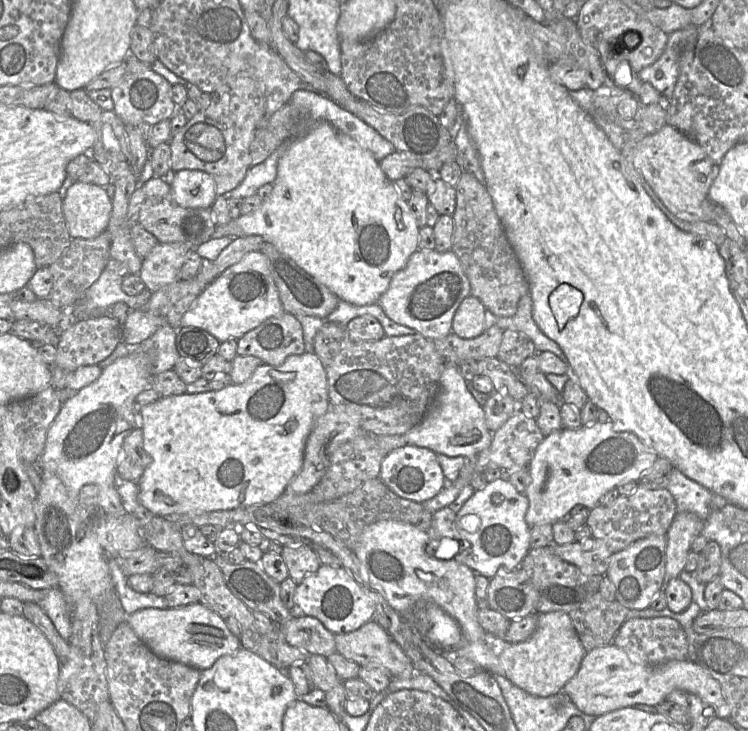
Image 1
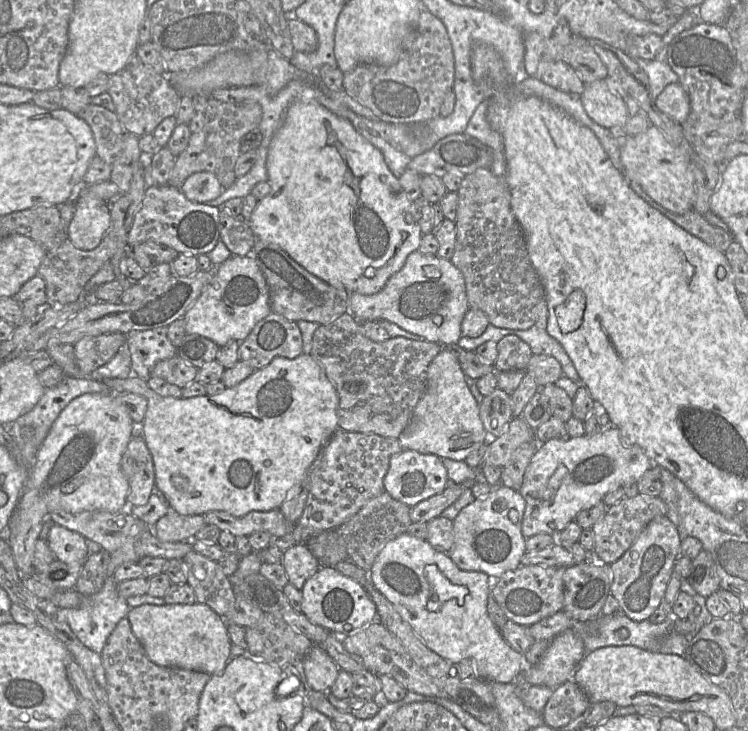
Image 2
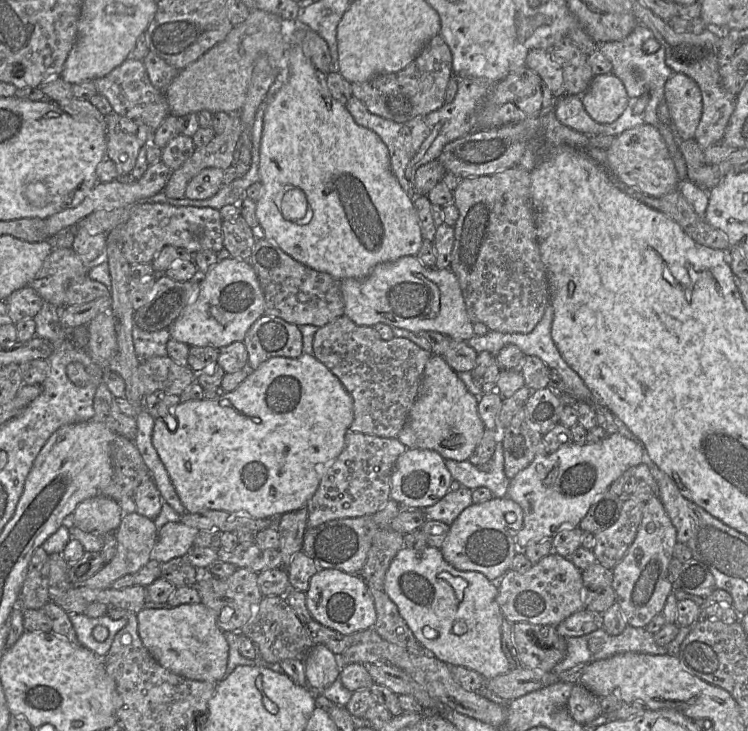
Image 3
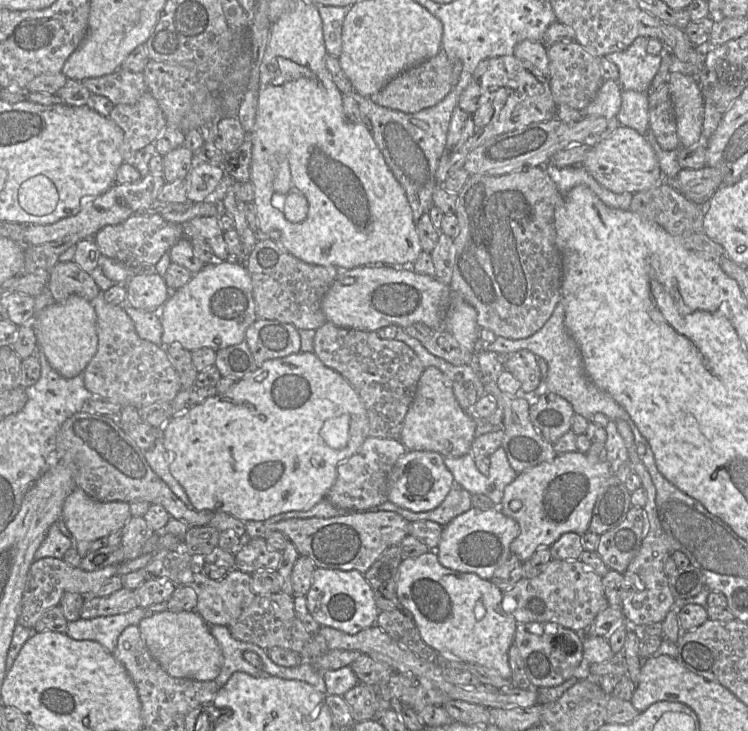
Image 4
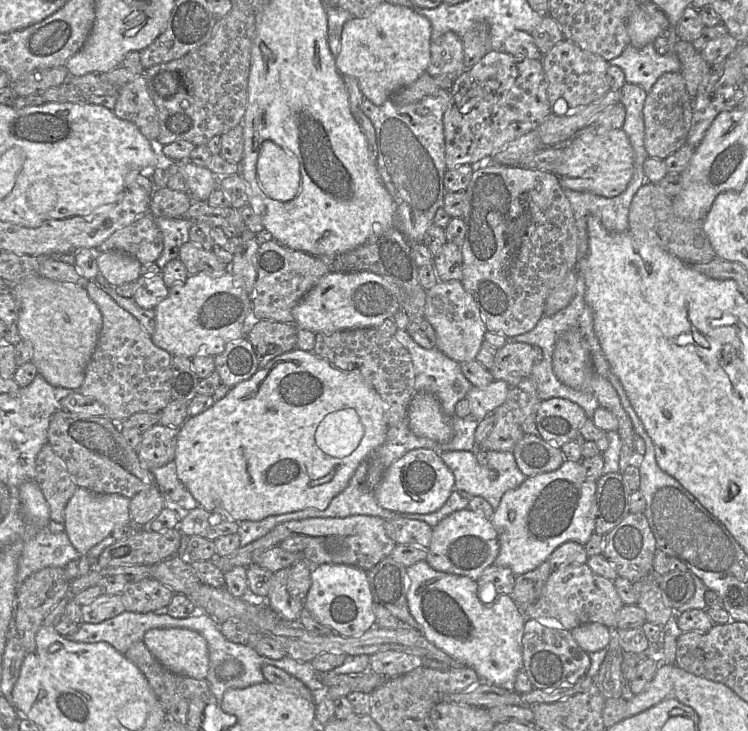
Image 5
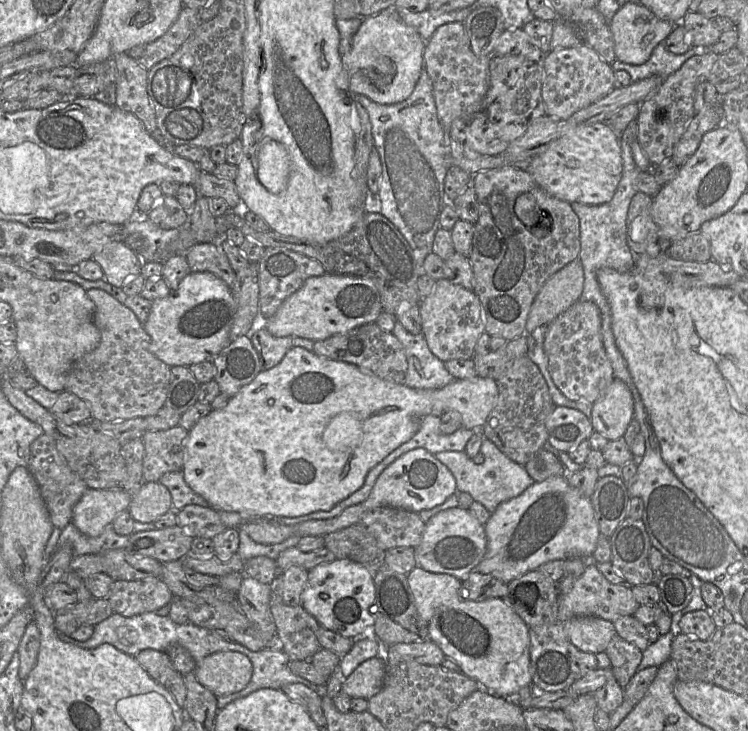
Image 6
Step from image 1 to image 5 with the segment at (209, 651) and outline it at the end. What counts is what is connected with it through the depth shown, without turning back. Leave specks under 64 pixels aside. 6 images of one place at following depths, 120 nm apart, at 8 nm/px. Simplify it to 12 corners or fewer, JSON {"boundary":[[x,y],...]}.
{"boundary":[[187,628],[143,638],[169,671],[205,679],[209,649]]}

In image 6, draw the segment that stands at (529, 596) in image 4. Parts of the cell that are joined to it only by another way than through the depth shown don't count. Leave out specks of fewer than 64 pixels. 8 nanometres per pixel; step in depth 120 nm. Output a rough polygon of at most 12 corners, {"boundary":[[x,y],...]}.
{"boundary":[[588,564],[558,595],[557,621],[595,616],[612,622],[640,604],[627,584]]}

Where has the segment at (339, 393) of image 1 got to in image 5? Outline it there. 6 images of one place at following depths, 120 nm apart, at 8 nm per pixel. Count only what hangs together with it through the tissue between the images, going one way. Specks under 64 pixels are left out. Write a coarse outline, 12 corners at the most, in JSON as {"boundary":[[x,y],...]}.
{"boundary":[[375,327],[317,333],[313,352],[362,375],[387,427],[415,394],[409,351]]}

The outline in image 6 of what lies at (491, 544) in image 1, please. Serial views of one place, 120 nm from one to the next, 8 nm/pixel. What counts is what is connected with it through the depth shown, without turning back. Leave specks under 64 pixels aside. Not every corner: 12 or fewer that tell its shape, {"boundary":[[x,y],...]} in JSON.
{"boundary":[[452,507],[425,523],[415,558],[465,581],[484,557],[484,525]]}

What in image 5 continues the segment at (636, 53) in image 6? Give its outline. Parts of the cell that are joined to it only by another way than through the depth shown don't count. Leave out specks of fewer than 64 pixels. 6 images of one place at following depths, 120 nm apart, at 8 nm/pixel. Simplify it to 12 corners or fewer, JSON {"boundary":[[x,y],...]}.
{"boundary":[[639,2],[627,22],[630,45],[653,43],[668,26],[658,6]]}

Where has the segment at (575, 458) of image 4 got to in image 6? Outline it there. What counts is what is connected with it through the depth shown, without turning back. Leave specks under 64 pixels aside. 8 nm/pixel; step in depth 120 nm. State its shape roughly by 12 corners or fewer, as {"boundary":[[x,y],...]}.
{"boundary":[[565,476],[534,482],[484,525],[473,571],[505,583],[592,556],[591,498]]}

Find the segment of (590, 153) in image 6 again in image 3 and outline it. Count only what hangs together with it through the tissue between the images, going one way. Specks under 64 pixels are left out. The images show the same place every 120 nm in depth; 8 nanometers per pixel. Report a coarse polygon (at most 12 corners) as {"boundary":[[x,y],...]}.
{"boundary":[[632,123],[606,150],[607,168],[652,197],[679,177],[660,132]]}

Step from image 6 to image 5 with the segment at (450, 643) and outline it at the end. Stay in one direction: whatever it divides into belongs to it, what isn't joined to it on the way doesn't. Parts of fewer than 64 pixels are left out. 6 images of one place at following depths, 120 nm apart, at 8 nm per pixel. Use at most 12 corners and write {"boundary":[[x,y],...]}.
{"boundary":[[407,567],[425,638],[512,689],[526,619],[510,595]]}

